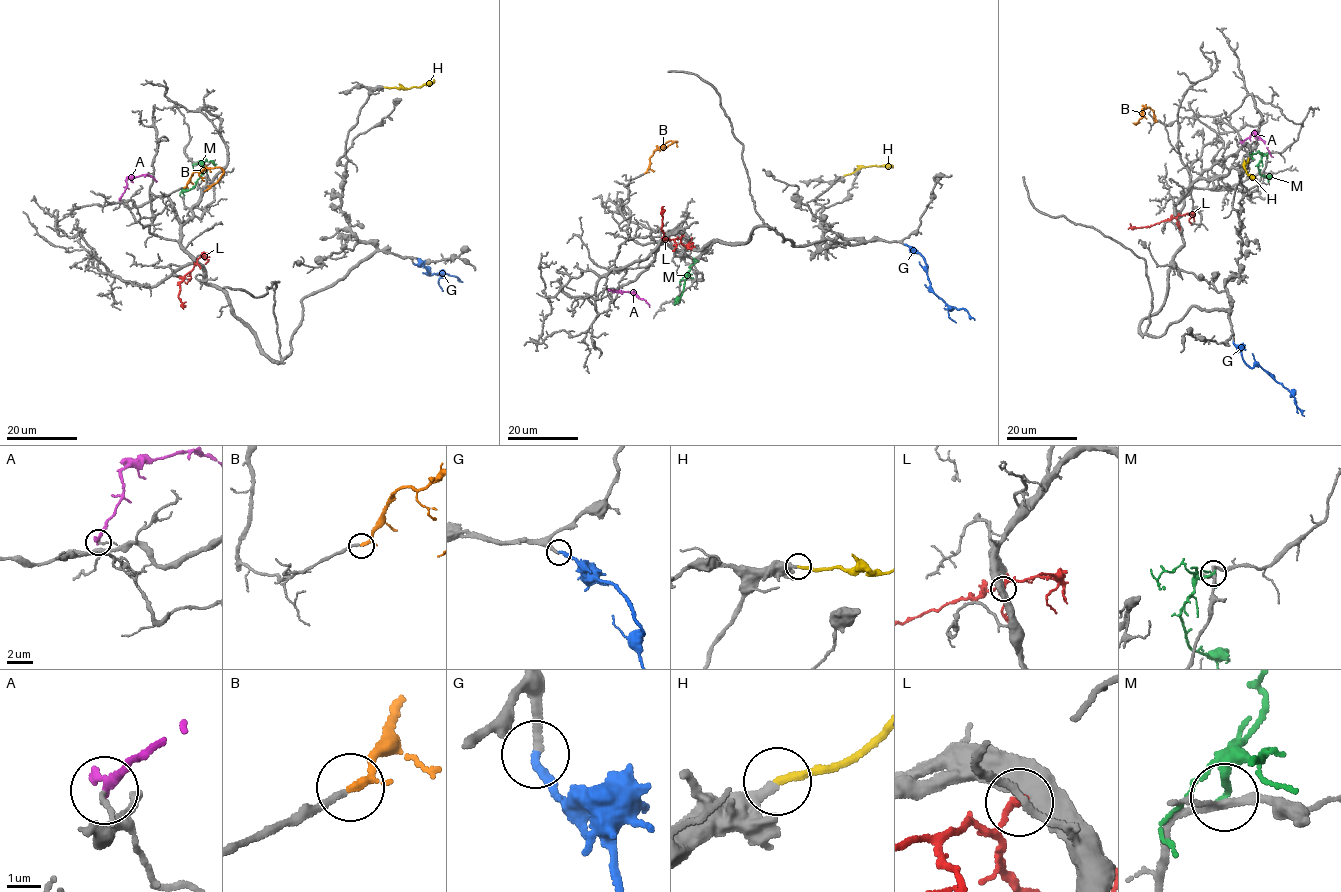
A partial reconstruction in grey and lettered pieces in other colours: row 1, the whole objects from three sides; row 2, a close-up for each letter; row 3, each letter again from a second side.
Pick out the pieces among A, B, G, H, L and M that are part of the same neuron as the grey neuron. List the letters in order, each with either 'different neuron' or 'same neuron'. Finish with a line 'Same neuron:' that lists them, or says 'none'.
A: different neuron
B: same neuron
G: same neuron
H: same neuron
L: different neuron
M: different neuron
Same neuron: B, G, H

